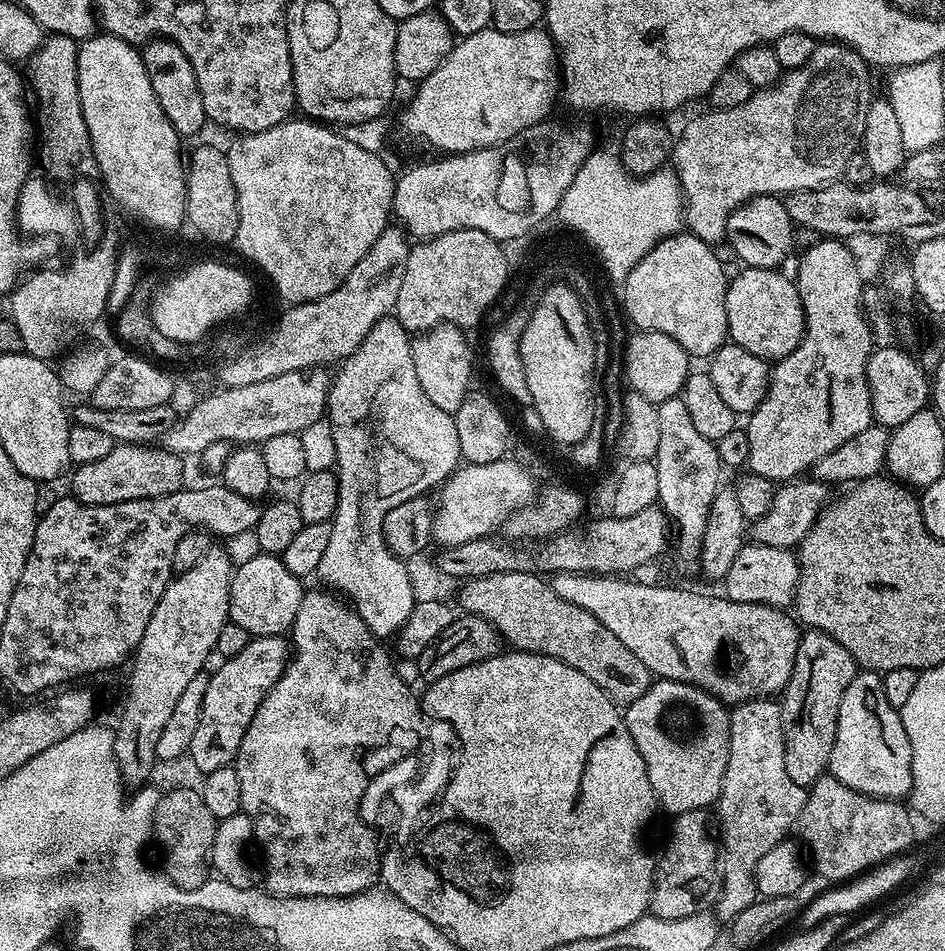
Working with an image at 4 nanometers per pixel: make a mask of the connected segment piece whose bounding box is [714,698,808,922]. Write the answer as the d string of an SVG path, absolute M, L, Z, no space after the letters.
M761 698L758 700L748 700L744 704L735 705L730 712L730 754L726 762L726 774L722 782L722 790L720 791L720 799L718 801L718 809L720 808L720 832L718 828L718 844L722 849L722 871L724 873L724 882L720 887L720 899L714 905L714 912L721 921L730 922L738 914L742 914L742 910L746 910L746 906L750 906L758 899L756 891L756 871L758 870L758 861L764 857L769 850L774 850L774 846L781 844L789 835L788 832L793 831L794 818L798 818L802 814L802 810L808 801L808 788L798 786L798 782L794 782L794 778L790 778L790 774L786 774L786 754L784 753L784 727L782 726L782 714L780 713L780 705L775 699Z

